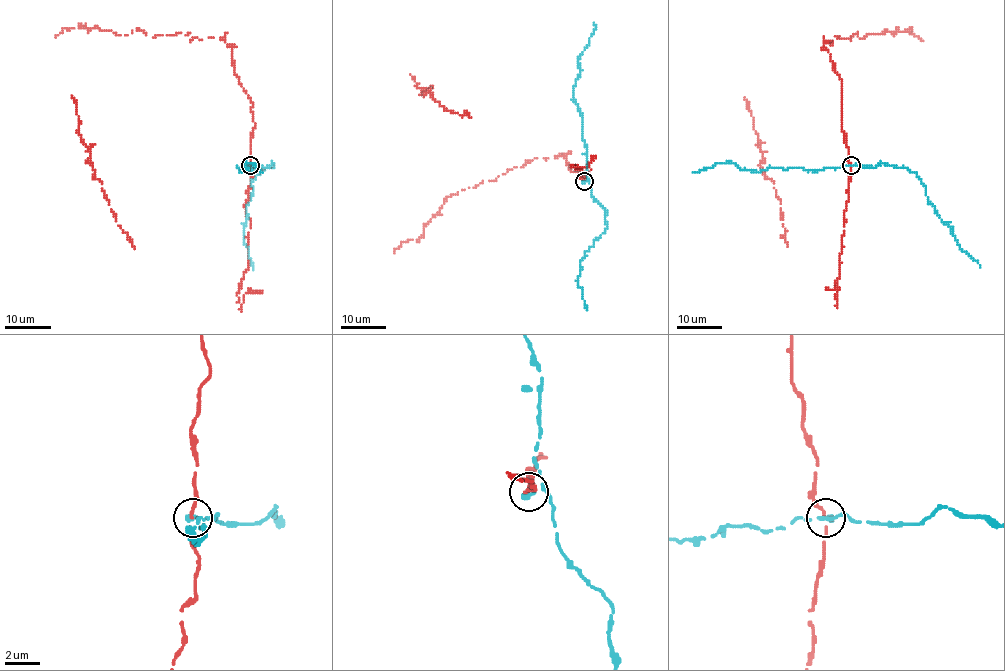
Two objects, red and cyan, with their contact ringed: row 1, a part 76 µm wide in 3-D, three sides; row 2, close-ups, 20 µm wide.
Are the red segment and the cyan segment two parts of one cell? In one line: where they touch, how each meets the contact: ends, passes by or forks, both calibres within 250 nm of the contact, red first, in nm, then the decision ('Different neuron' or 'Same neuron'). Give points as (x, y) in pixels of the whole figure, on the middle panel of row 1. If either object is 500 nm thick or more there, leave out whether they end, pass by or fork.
Place: (584, 181). At the ring red ends. At the ring cyan passes by. Thickness 220 nm (red) against 240 nm. Different neuron

